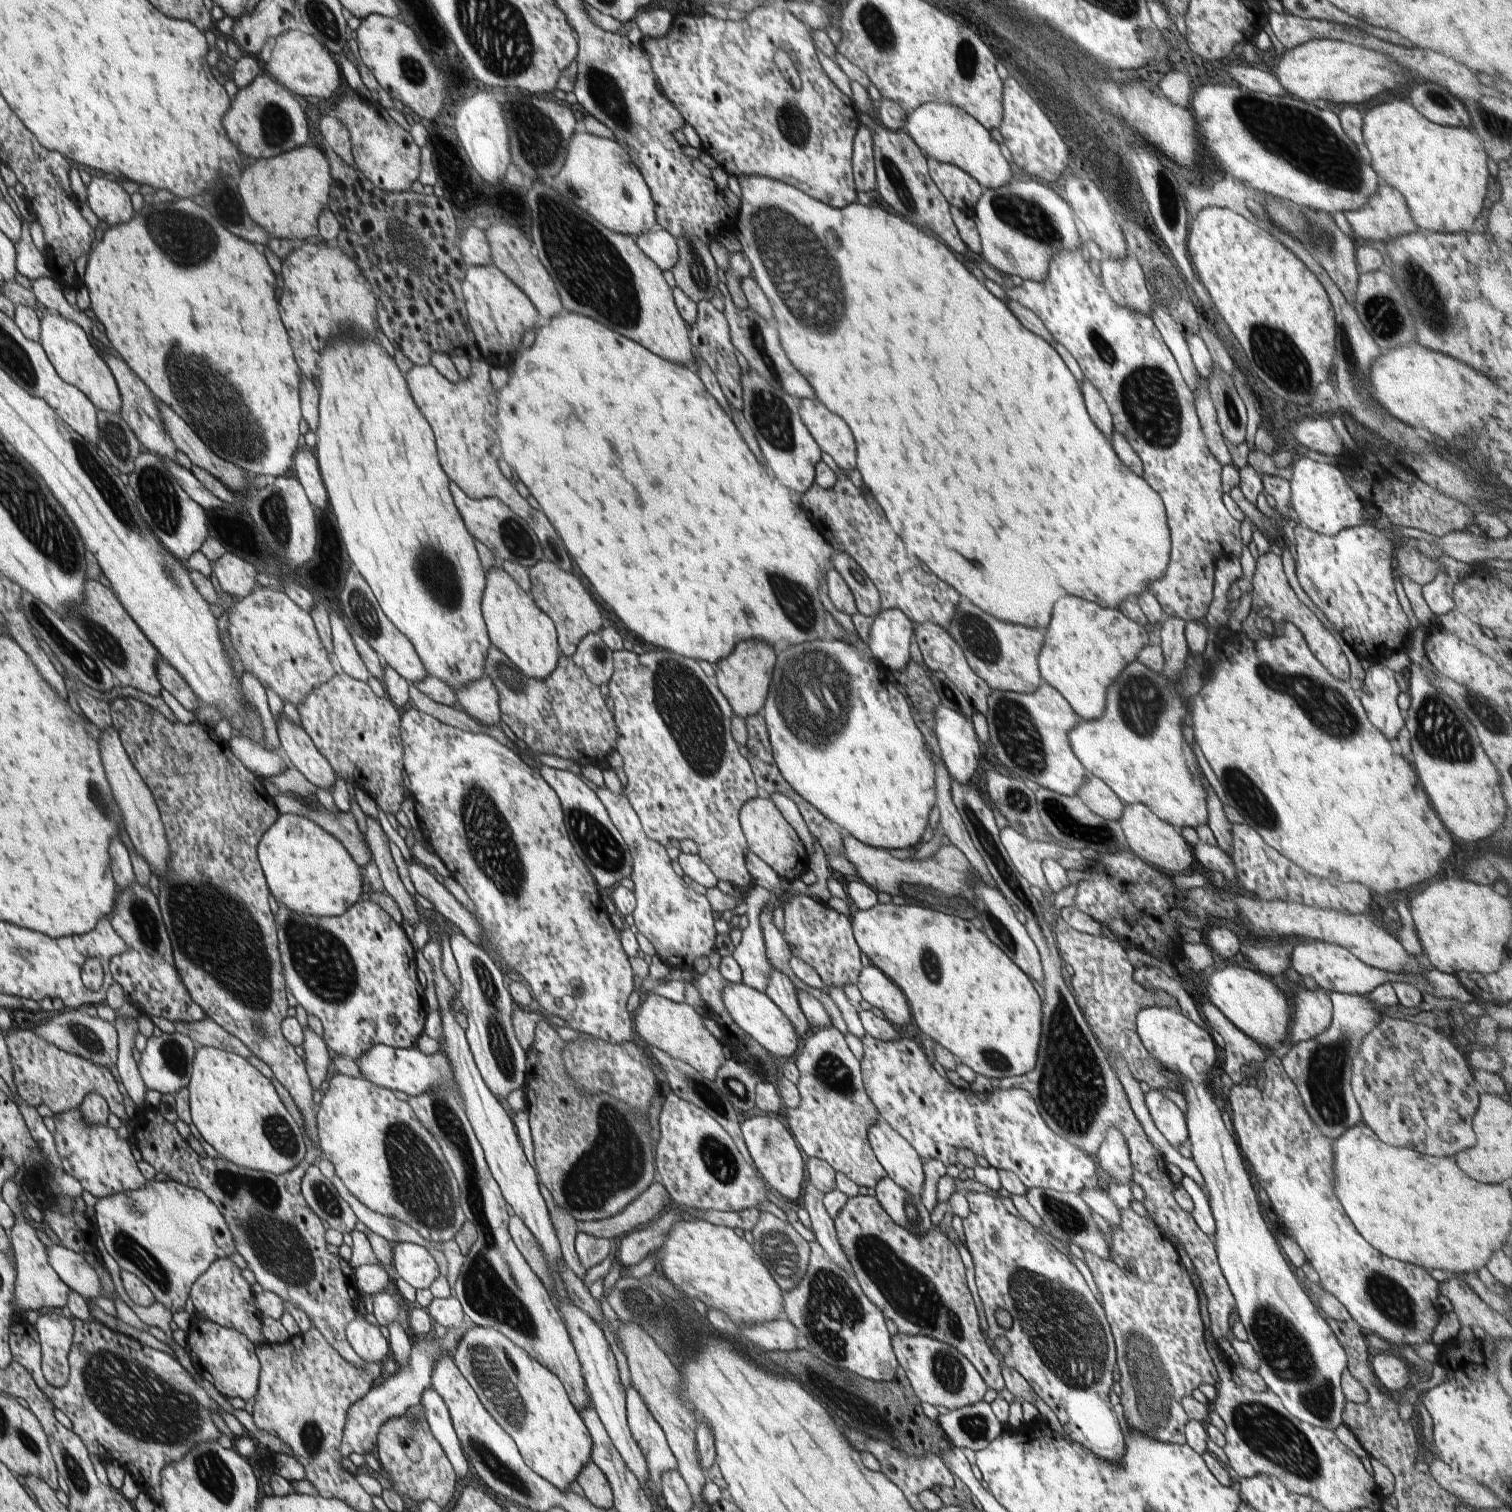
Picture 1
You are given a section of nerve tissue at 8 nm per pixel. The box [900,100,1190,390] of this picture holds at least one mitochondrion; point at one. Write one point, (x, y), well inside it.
(1024, 213)

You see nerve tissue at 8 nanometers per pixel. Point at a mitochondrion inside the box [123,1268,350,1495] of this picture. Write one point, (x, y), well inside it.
(313, 1438)

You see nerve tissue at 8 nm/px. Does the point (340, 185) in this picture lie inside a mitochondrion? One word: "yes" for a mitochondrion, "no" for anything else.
no

